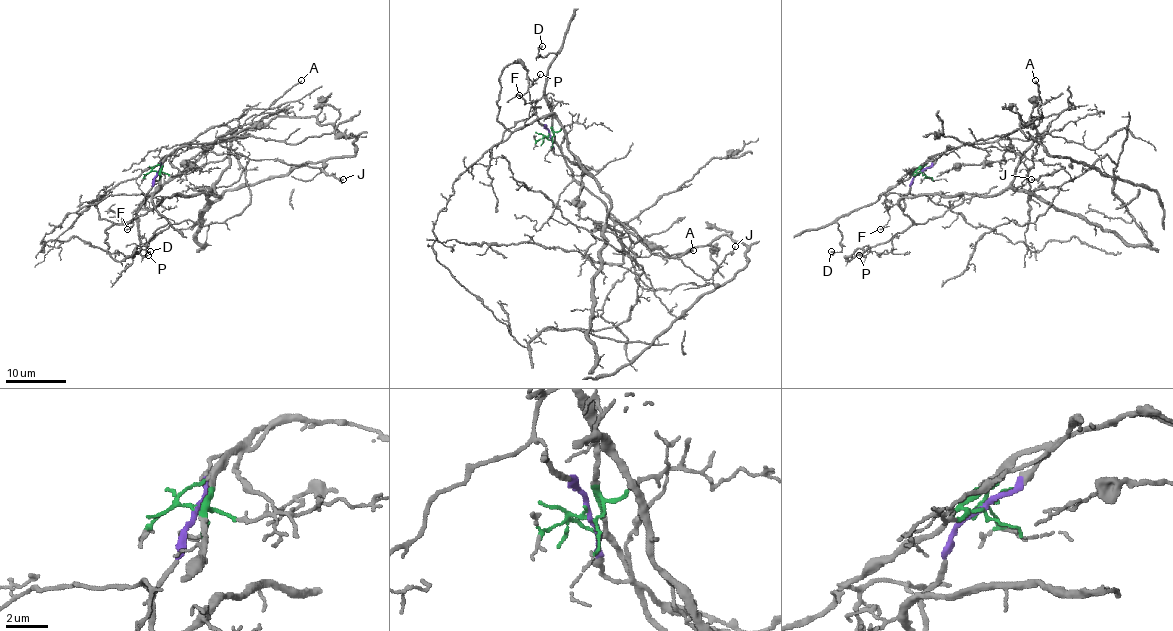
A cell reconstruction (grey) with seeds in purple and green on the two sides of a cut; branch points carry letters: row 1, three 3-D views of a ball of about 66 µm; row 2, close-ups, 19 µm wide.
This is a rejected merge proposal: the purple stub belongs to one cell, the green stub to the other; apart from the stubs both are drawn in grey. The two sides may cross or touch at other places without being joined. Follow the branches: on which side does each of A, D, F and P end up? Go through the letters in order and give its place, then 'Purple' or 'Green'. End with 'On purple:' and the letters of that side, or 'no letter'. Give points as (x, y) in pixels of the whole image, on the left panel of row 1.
A: Place: (301, 80). Purple
D: Place: (150, 251). Green
F: Place: (127, 229). Green
P: Place: (148, 255). Purple
On purple: A, P

